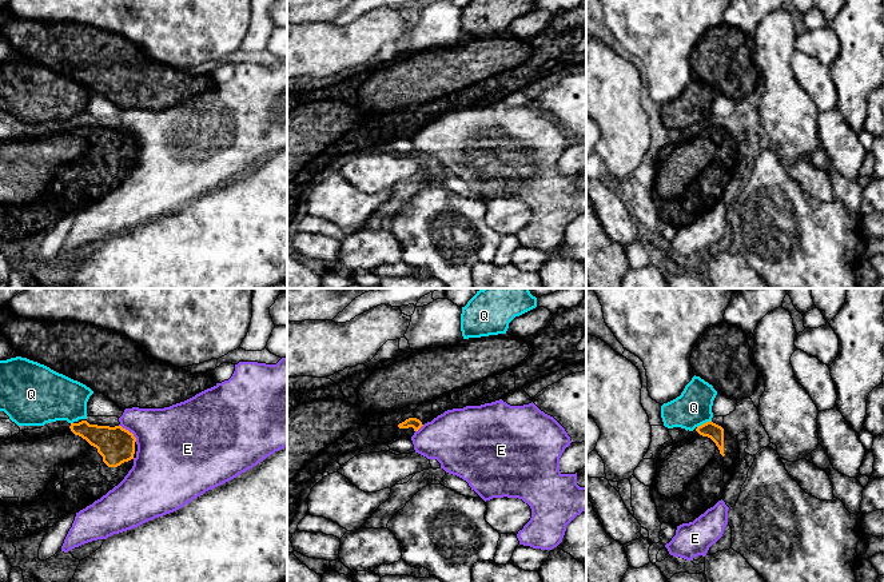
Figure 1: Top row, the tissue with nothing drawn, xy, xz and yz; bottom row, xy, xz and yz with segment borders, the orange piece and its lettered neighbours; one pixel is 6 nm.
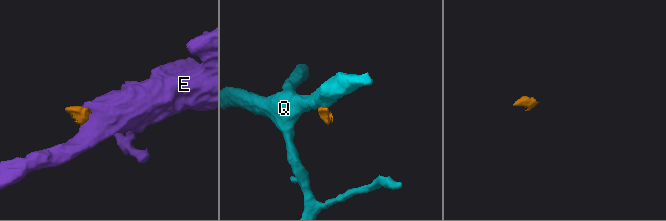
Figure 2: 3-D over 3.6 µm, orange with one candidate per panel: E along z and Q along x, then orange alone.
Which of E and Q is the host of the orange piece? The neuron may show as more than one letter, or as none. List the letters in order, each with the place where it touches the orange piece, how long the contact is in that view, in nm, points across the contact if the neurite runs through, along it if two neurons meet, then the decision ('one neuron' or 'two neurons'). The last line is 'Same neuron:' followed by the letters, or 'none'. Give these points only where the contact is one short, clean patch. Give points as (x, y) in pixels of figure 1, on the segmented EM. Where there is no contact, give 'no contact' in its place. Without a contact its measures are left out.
E: xy (128, 431) | 150 nm | along xy (119, 425), (127, 429), (136, 441) | two neurons
Q: yz (704, 423) | 100 nm | along yz (711, 419), (697, 427) | two neurons
Same neuron: none

